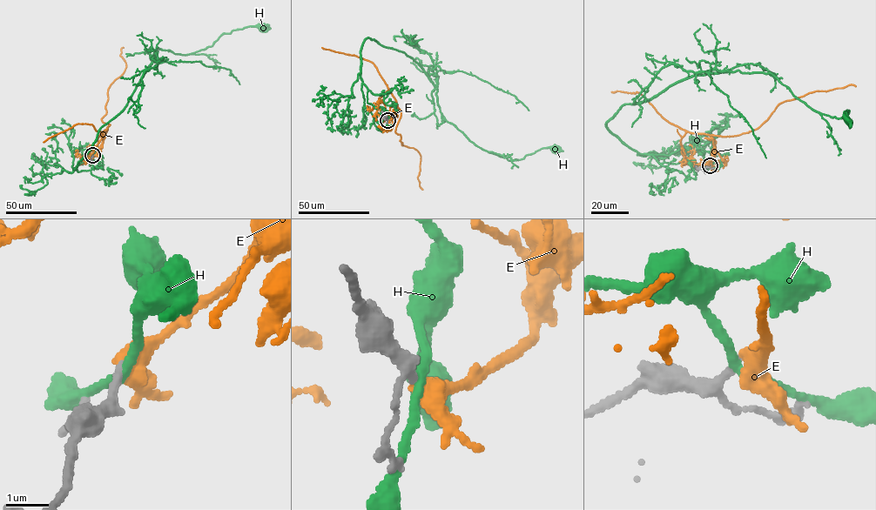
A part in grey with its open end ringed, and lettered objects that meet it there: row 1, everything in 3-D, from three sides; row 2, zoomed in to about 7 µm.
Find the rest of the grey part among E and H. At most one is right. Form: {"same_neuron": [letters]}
{"same_neuron": ["E"]}

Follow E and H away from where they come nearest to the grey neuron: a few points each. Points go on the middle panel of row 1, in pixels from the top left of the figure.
E: (387, 120), (398, 108), (395, 132), (401, 144), (421, 156), (418, 178), (422, 190)
H: (387, 120), (360, 77), (368, 37), (420, 66), (442, 117), (477, 145), (510, 160), (555, 149)

